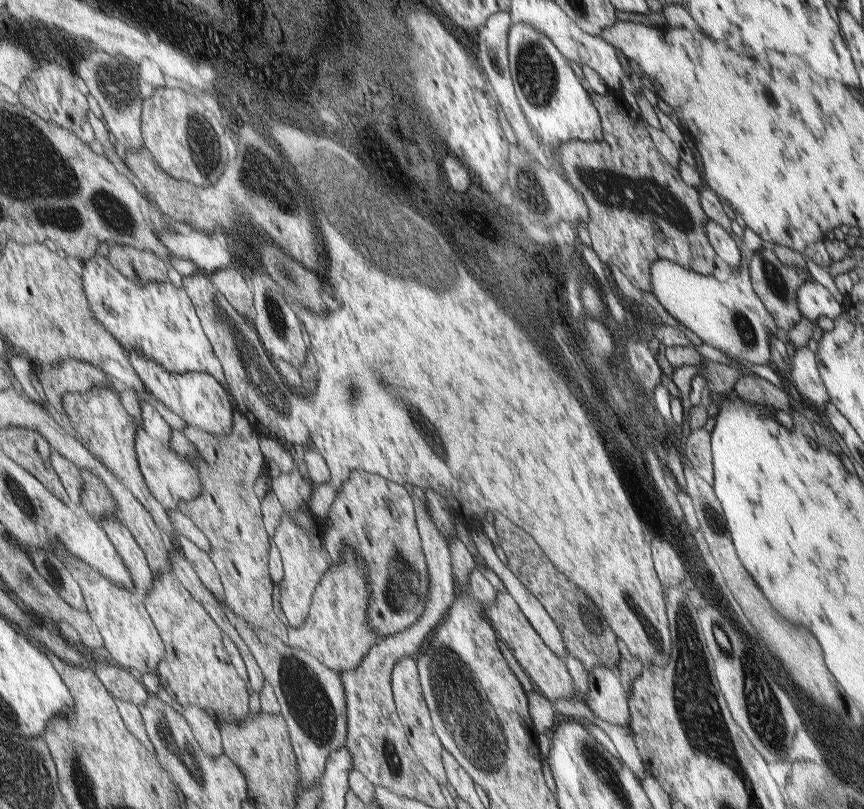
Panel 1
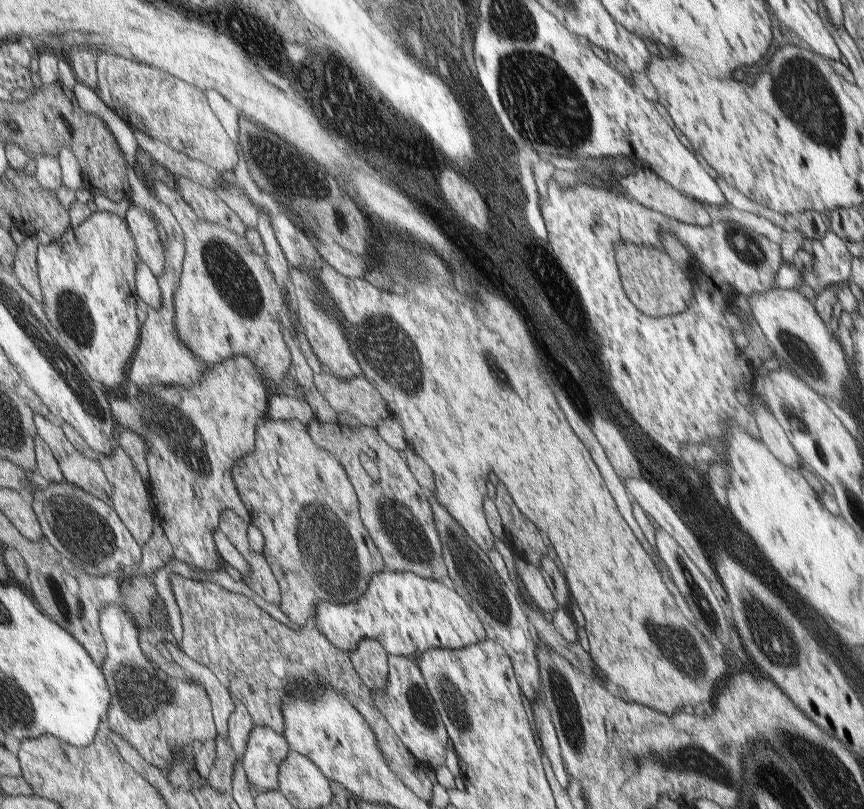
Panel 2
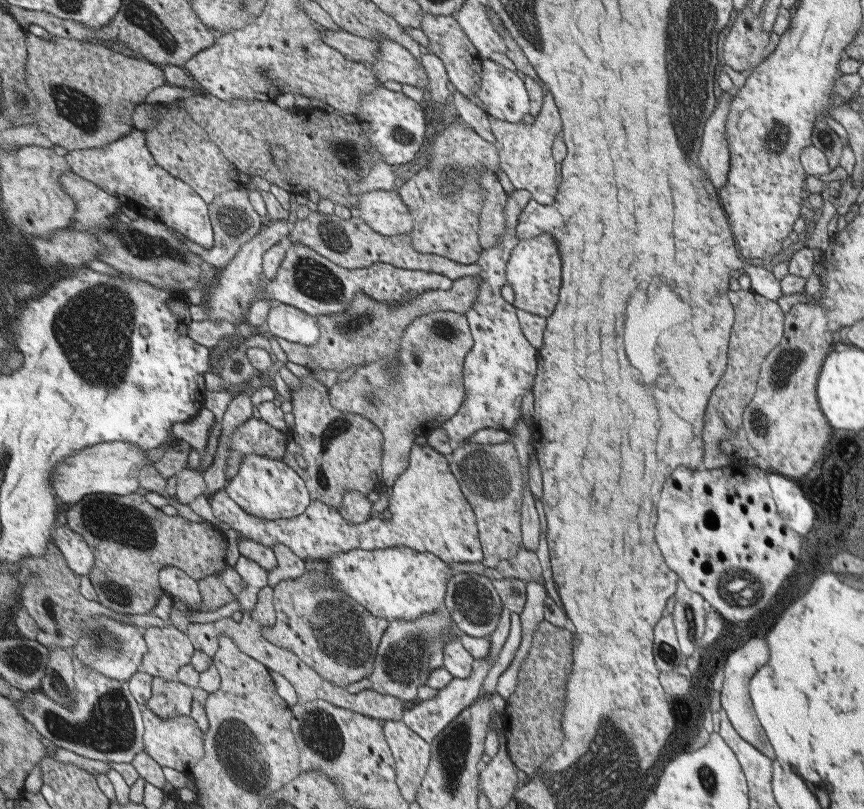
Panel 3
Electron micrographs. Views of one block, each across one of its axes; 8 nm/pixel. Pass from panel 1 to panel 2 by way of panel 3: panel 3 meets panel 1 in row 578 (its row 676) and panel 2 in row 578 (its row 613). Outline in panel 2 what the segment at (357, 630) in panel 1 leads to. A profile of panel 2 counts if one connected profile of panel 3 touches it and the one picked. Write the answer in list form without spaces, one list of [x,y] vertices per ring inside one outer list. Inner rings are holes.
[[[267,418],[266,421],[262,421],[261,425],[258,426],[258,432],[256,432],[256,450],[252,454],[240,458],[232,469],[232,478],[236,482],[238,494],[244,500],[244,504],[248,506],[248,512],[252,516],[252,523],[256,524],[266,534],[267,545],[263,551],[268,556],[283,590],[283,604],[280,608],[292,622],[298,624],[302,629],[318,622],[318,604],[322,600],[328,600],[328,602],[334,602],[334,604],[358,602],[365,595],[373,576],[387,569],[384,560],[382,560],[381,552],[378,552],[376,544],[372,542],[368,530],[360,519],[354,484],[352,484],[352,480],[350,480],[348,472],[346,472],[345,464],[342,464],[342,461],[340,462],[333,452],[329,451],[327,442],[320,448],[314,442],[314,438],[312,438],[312,434],[308,430],[308,425],[303,424],[300,420],[271,420]]]

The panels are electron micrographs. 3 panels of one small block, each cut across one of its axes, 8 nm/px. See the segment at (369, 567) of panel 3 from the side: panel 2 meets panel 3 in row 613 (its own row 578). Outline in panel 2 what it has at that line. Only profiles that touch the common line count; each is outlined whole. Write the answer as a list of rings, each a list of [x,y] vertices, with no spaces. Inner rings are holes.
[[[388,569],[373,576],[365,595],[358,602],[334,604],[322,600],[318,604],[318,622],[314,625],[346,652],[352,653],[362,639],[376,639],[389,654],[413,659],[429,649],[459,649],[481,643],[487,637],[476,610],[458,592],[413,572],[390,572]]]

